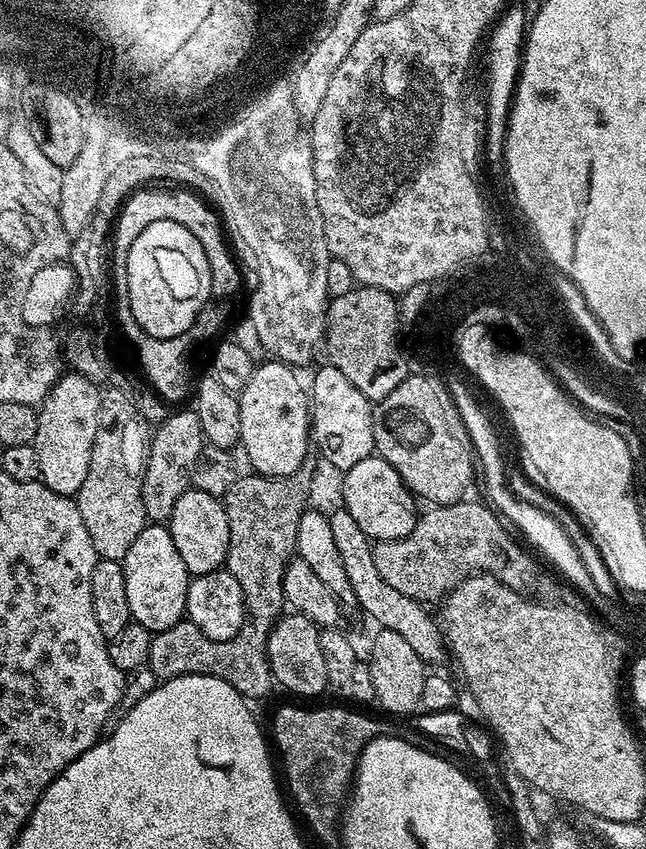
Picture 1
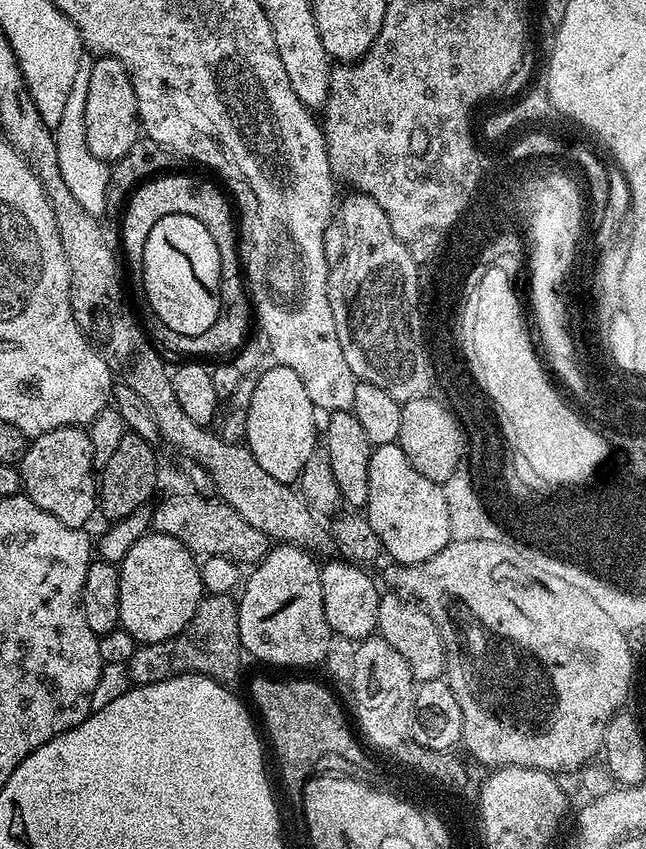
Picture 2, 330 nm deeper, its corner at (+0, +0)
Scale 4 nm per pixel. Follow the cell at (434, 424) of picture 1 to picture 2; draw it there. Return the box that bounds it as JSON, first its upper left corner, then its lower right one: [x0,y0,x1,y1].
[398,394,466,486]

